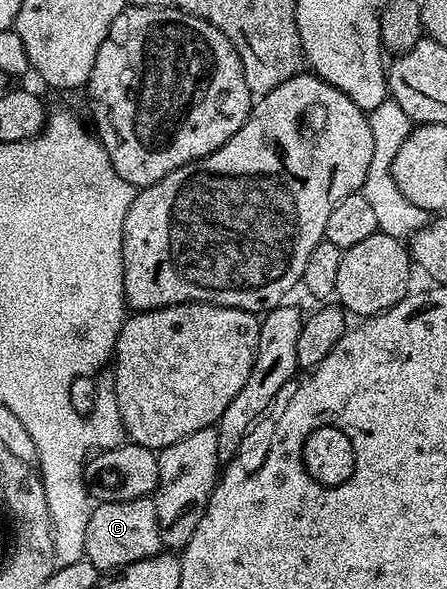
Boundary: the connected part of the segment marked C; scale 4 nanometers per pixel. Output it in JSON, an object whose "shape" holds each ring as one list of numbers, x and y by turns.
{"shape":[[151,499,109,500,93,507,86,526,84,555,89,564,101,570,119,570,127,564,158,556,162,551,156,506]]}

